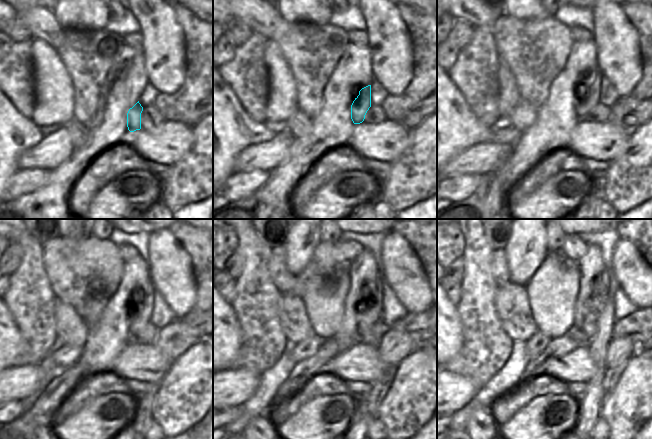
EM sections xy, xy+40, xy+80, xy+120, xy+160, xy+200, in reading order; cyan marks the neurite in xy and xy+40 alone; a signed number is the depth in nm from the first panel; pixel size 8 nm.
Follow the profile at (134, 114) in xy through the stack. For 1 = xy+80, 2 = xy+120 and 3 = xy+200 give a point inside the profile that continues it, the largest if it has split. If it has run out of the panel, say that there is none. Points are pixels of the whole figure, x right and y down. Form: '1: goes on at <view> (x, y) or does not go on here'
1: goes on at xy+80 (589, 97)
2: goes on at xy+120 (141, 318)
3: goes on at xy+200 (600, 291)

